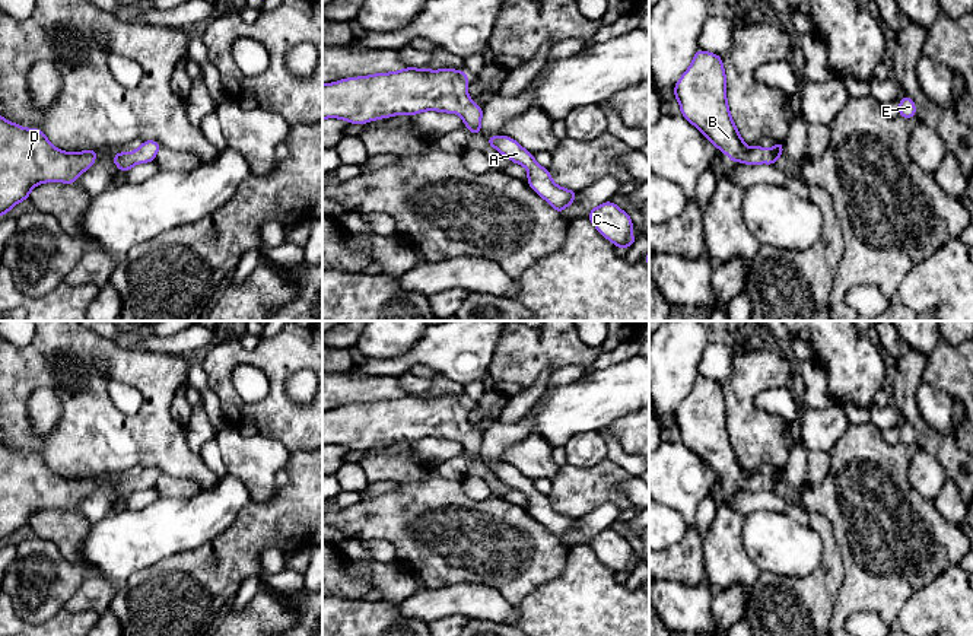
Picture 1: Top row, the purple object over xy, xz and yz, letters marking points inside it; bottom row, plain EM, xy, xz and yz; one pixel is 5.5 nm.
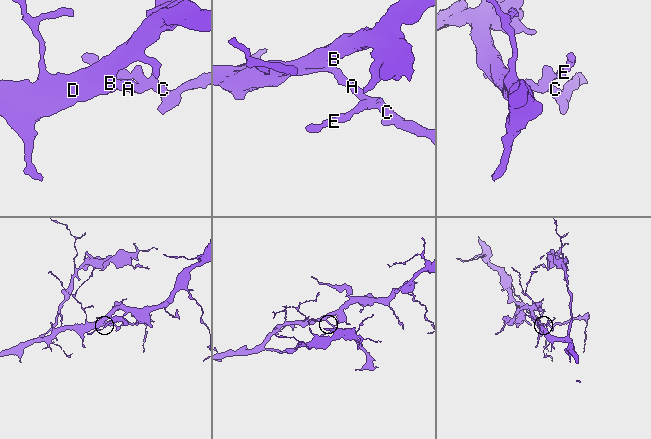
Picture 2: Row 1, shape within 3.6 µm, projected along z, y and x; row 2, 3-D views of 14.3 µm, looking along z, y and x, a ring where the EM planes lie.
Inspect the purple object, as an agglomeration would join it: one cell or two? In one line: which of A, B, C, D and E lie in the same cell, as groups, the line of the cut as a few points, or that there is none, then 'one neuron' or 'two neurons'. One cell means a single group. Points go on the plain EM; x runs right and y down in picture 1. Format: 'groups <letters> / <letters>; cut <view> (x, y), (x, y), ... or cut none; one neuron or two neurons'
groups A B C D E; cut none; one neuron

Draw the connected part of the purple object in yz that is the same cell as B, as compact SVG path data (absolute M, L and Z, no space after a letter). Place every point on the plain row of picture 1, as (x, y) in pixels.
M697 376L690 394L675 410L674 424L680 429L681 442L729 487L775 492L782 483L783 468L776 468L773 476L745 473L729 441L721 382Z

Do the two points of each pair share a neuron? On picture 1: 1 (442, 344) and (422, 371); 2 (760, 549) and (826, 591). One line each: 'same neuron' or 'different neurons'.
1: different neurons
2: different neurons

